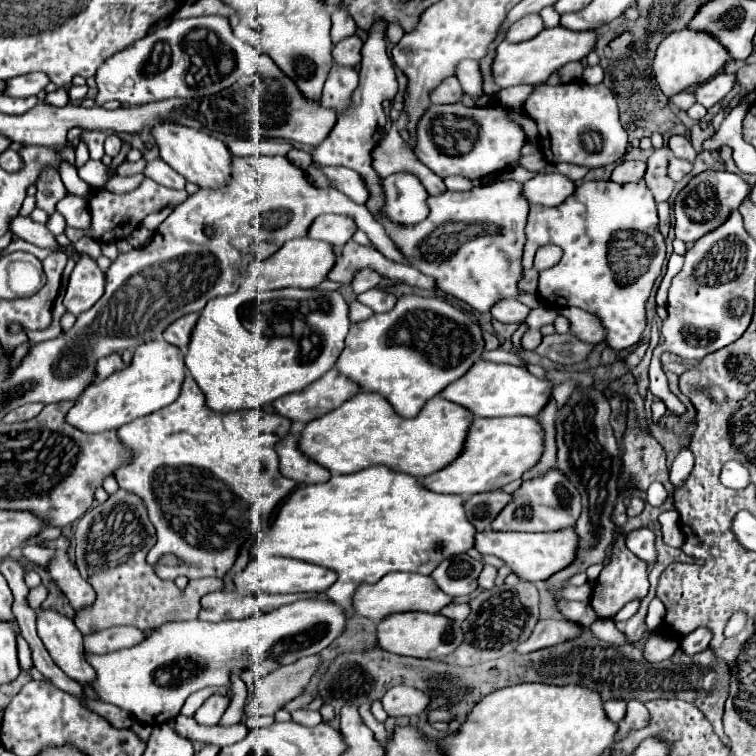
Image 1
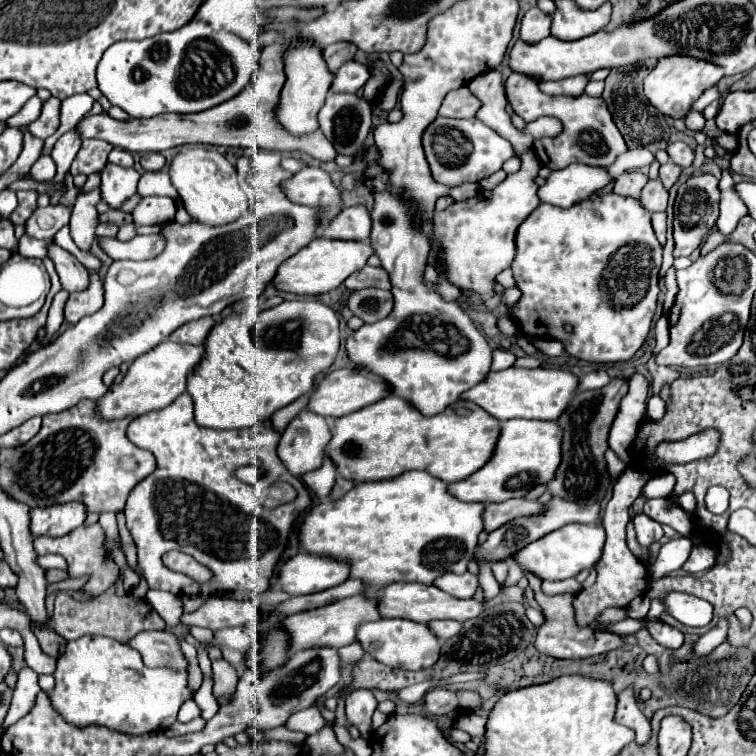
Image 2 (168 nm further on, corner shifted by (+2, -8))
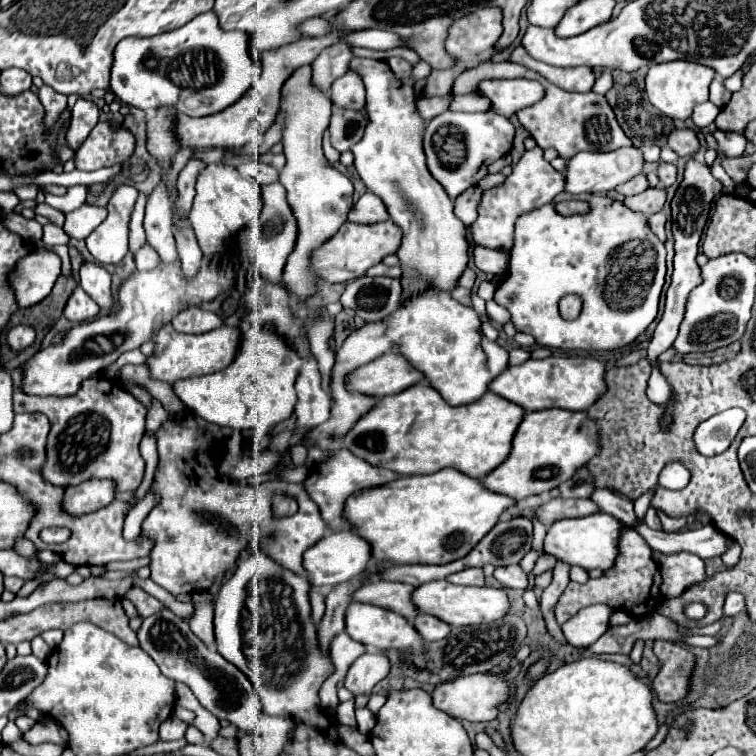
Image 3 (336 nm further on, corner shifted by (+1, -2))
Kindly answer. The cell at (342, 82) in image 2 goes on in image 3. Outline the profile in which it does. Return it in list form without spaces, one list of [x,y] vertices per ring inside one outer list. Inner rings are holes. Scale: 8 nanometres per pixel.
[[[347,70],[345,76],[335,80],[331,88],[331,102],[337,108],[345,110],[363,110],[365,108],[365,86],[359,74]]]

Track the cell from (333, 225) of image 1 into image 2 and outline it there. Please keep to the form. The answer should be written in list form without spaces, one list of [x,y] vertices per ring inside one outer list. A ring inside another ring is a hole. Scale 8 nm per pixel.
[[[364,206],[344,208],[332,224],[324,224],[320,228],[320,236],[328,236],[328,240],[362,240],[366,242],[370,236],[370,214]]]

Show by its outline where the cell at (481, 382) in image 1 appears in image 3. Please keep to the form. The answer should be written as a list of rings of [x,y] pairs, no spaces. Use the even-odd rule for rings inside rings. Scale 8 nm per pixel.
[[[551,356],[543,360],[529,358],[519,366],[509,366],[499,374],[491,386],[491,392],[523,406],[525,410],[565,408],[565,410],[589,410],[601,394],[605,394],[605,364],[591,356]]]

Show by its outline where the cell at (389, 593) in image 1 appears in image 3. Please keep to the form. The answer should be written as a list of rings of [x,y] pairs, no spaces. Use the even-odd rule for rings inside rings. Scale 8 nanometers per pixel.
[[[433,580],[423,586],[419,586],[413,592],[413,602],[417,608],[425,614],[433,614],[435,618],[451,624],[451,626],[473,626],[473,624],[483,624],[483,622],[495,622],[497,618],[503,618],[511,602],[501,588],[489,588],[489,586],[455,586],[447,580]]]

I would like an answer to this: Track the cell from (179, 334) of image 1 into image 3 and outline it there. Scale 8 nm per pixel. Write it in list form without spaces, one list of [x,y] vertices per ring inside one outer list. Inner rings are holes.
[[[189,308],[183,310],[181,314],[177,314],[177,318],[173,318],[173,328],[177,332],[185,332],[185,334],[203,334],[203,332],[211,332],[215,328],[219,328],[223,322],[217,314],[201,310],[201,308]]]

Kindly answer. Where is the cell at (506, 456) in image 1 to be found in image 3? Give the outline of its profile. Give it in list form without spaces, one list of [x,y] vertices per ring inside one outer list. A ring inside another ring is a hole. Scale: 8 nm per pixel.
[[[563,408],[529,412],[523,418],[509,458],[483,478],[489,490],[523,500],[533,494],[549,492],[569,478],[599,452],[597,444],[597,422],[593,422],[587,412],[569,412]]]

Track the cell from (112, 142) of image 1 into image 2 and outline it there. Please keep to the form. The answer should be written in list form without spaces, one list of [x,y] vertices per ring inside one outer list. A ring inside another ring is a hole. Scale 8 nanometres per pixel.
[[[108,162],[102,170],[102,200],[110,208],[118,208],[124,200],[136,194],[138,178],[140,178],[138,170]]]

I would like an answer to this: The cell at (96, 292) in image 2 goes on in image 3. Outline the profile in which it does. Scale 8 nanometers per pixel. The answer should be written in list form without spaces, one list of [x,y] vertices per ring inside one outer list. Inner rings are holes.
[[[79,286],[75,288],[75,292],[71,294],[65,310],[63,310],[63,316],[71,322],[89,322],[93,318],[99,316],[99,306],[93,302],[91,296],[87,296]]]

